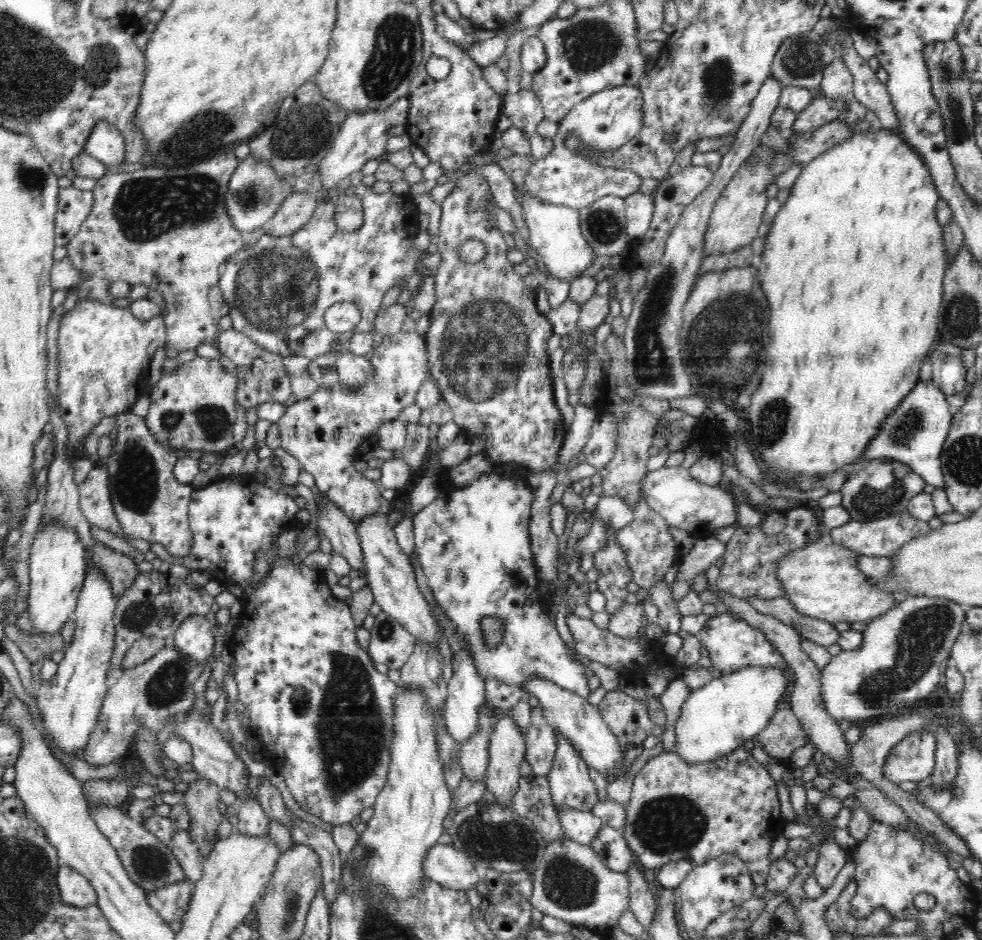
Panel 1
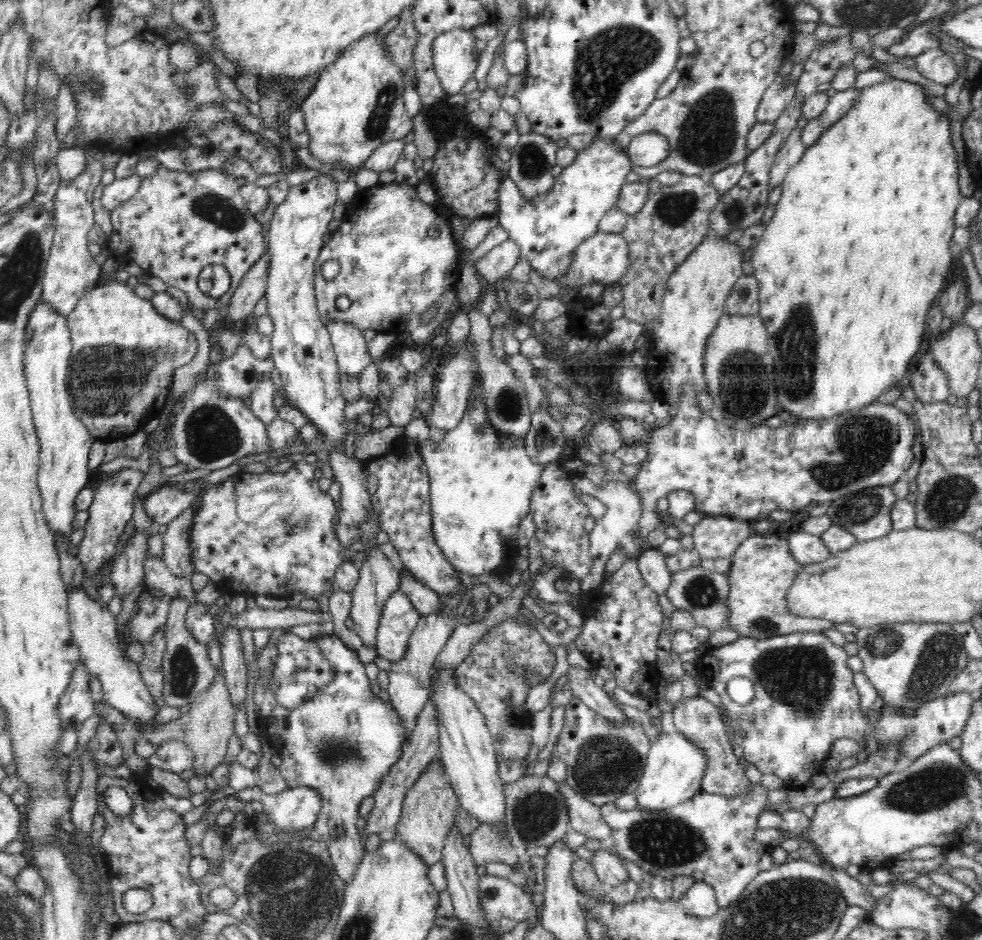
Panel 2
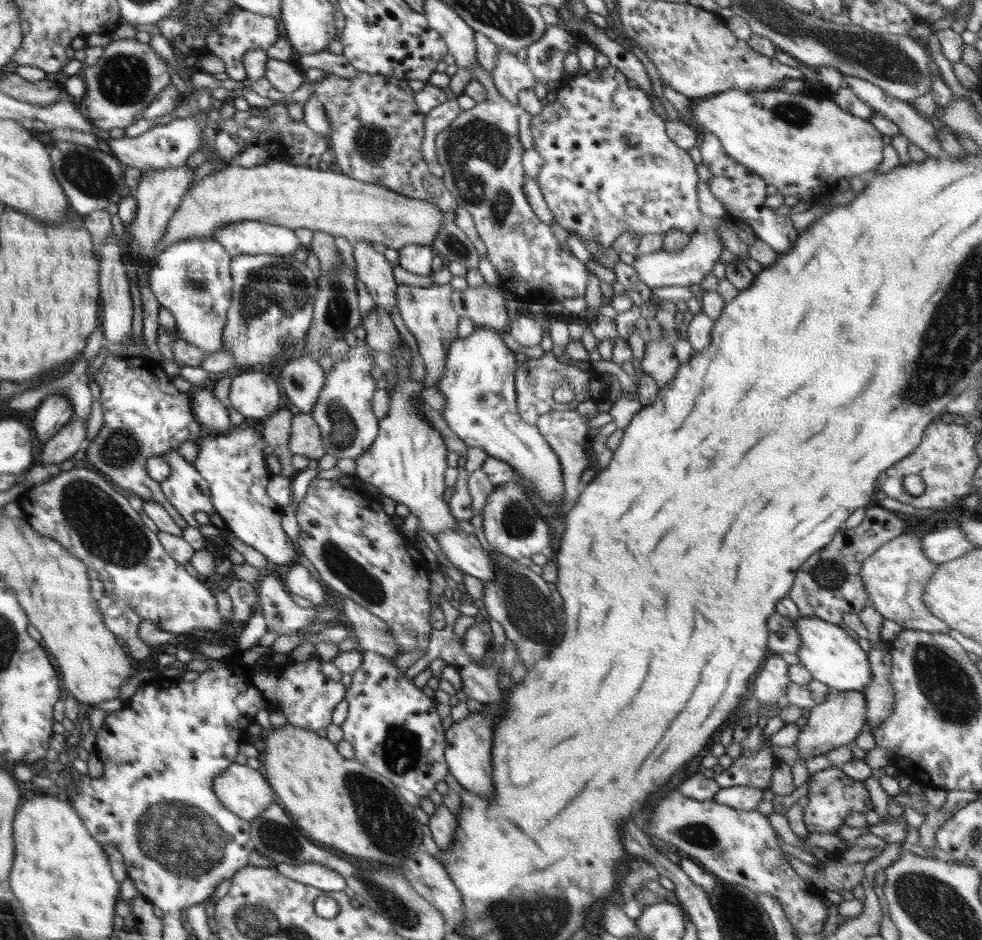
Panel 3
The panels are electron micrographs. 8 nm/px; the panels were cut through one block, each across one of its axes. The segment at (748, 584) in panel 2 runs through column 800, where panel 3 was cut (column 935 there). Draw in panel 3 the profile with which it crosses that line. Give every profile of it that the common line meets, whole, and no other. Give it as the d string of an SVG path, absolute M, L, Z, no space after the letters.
M909 532L883 544L862 563L860 574L872 605L884 618L894 621L902 629L948 634L951 630L946 623L936 618L922 600L925 586L936 572L937 564L923 552L919 536Z

